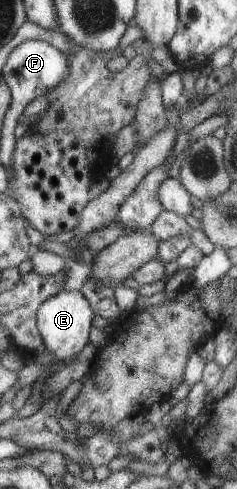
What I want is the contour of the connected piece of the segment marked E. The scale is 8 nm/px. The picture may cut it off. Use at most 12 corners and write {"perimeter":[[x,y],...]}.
{"perimeter":[[78,289],[46,298],[35,324],[67,363],[89,342],[92,308]]}

